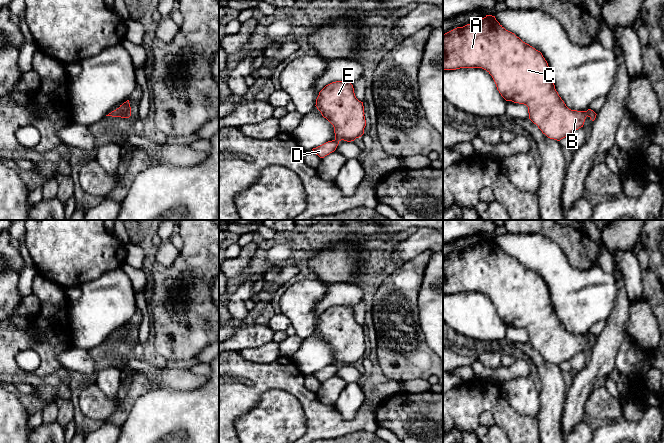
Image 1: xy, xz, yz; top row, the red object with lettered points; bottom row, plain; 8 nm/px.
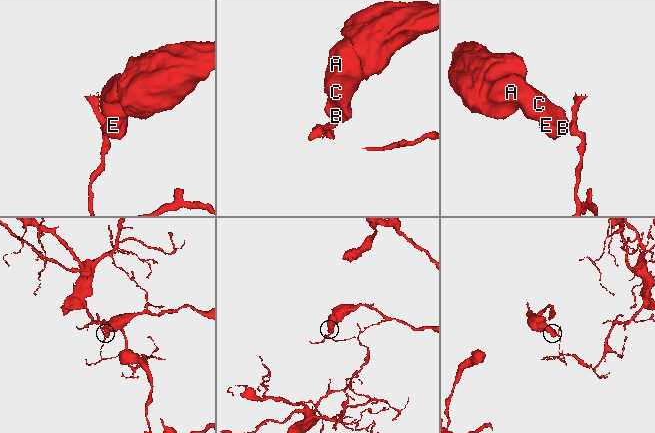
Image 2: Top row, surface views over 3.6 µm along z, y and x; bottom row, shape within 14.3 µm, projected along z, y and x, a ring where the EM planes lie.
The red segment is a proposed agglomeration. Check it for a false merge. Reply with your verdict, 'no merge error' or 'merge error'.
merge error

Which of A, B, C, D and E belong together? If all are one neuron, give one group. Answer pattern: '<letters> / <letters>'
A B C E / D

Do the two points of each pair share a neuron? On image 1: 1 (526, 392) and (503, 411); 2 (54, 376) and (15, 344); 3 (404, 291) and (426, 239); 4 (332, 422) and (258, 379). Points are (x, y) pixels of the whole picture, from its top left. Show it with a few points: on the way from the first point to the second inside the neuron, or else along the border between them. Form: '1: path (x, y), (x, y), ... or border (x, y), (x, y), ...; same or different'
1: border (500, 387), (505, 399), (516, 410), (530, 417); different
2: path (48, 363), (48, 358), (34, 344), (28, 344); same
3: border (432, 251), (422, 251), (400, 265); different
4: path (314, 406), (287, 379), (276, 379); same

